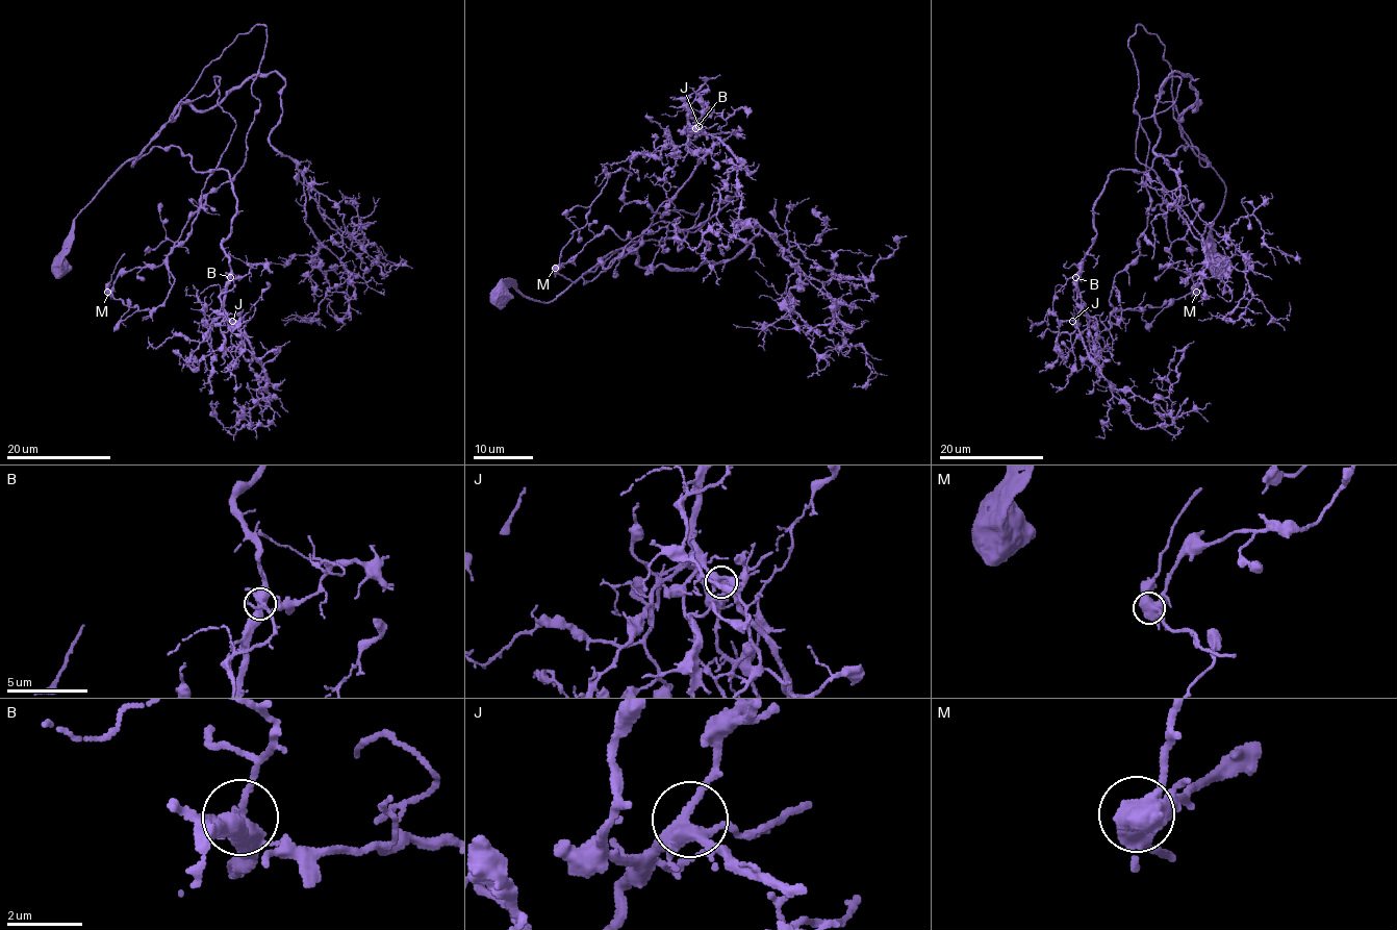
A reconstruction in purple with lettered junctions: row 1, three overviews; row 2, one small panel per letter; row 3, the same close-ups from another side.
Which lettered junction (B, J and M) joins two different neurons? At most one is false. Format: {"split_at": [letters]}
{"split_at": ["M"]}

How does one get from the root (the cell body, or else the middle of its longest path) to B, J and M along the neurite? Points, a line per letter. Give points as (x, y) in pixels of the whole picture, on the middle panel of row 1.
B: (498, 298), (512, 286), (553, 301), (636, 250), (701, 164), (704, 150), (687, 148), (695, 128)
J: (498, 298), (512, 286), (553, 301), (636, 250), (701, 164), (704, 150), (687, 148), (699, 126)
M: (498, 298), (553, 301), (658, 222), (679, 250), (704, 205), (626, 202), (620, 168), (555, 268)

